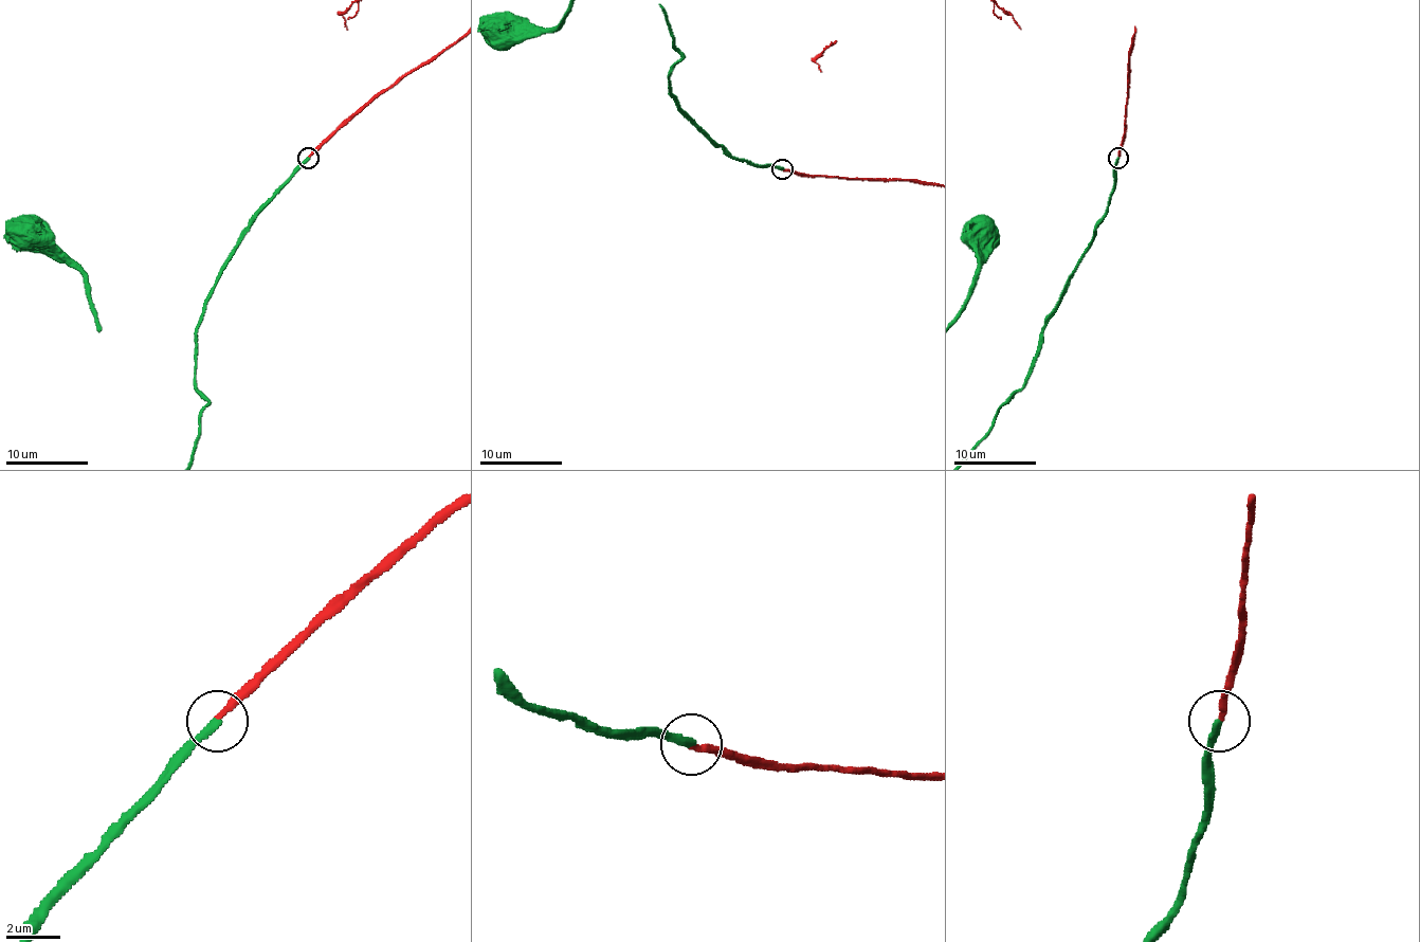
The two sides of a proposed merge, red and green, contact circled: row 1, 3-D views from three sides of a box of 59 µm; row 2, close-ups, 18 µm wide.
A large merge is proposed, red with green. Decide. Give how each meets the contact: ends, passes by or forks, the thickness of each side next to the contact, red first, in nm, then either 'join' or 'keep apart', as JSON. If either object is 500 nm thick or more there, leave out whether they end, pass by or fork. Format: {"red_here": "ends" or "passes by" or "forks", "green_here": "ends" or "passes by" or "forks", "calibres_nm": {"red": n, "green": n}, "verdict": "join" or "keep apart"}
{"red_here": "ends", "green_here": "ends", "calibres_nm": {"red": 220, "green": 280}, "verdict": "join"}

